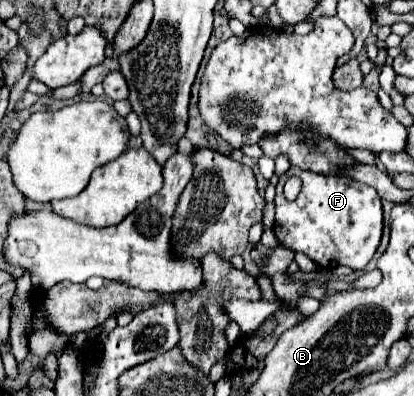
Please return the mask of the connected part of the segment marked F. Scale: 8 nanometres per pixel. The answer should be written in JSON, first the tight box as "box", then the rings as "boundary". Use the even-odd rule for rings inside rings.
{"box":[274,168,382,270],"boundary":[[[290,168],[280,176],[276,184],[276,222],[274,232],[282,246],[292,252],[302,252],[322,268],[348,266],[352,270],[364,268],[382,236],[382,204],[372,186],[360,184],[344,176],[320,176],[300,168]],[[288,176],[302,178],[302,190],[294,202],[288,202],[282,194]]]}

